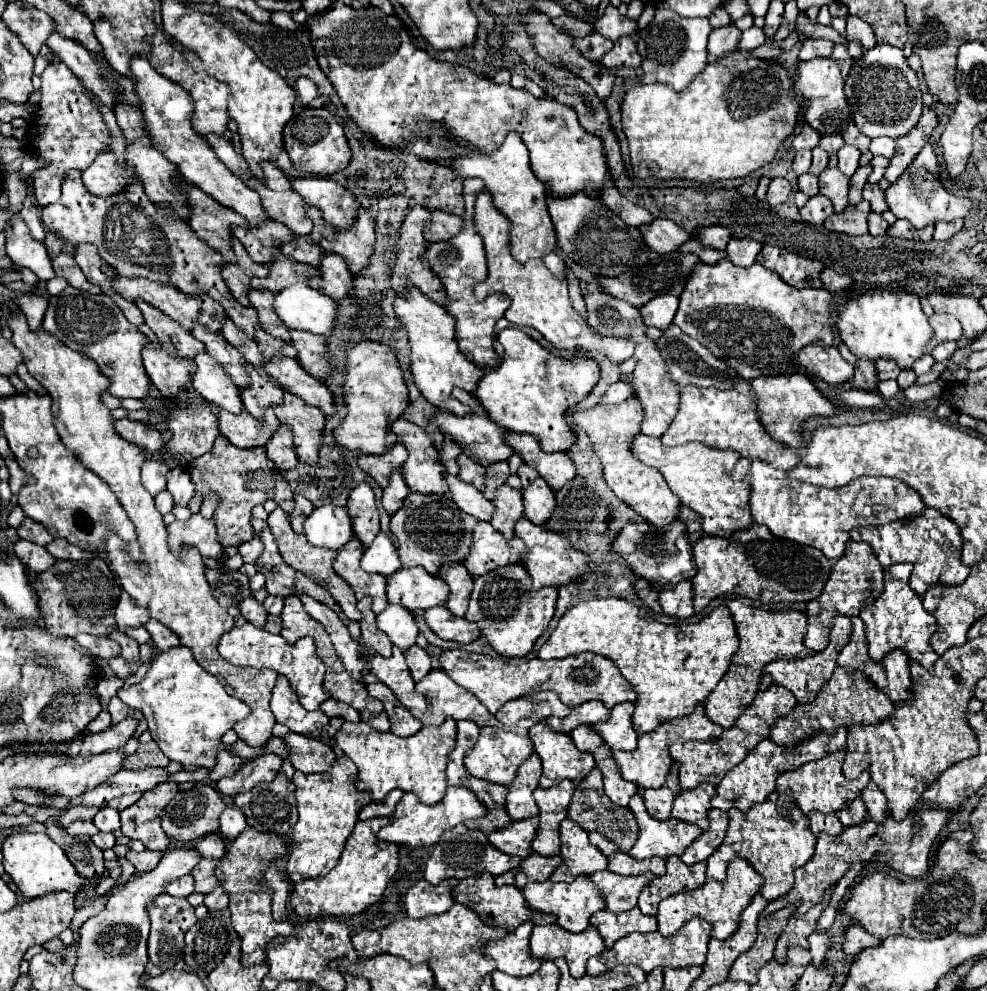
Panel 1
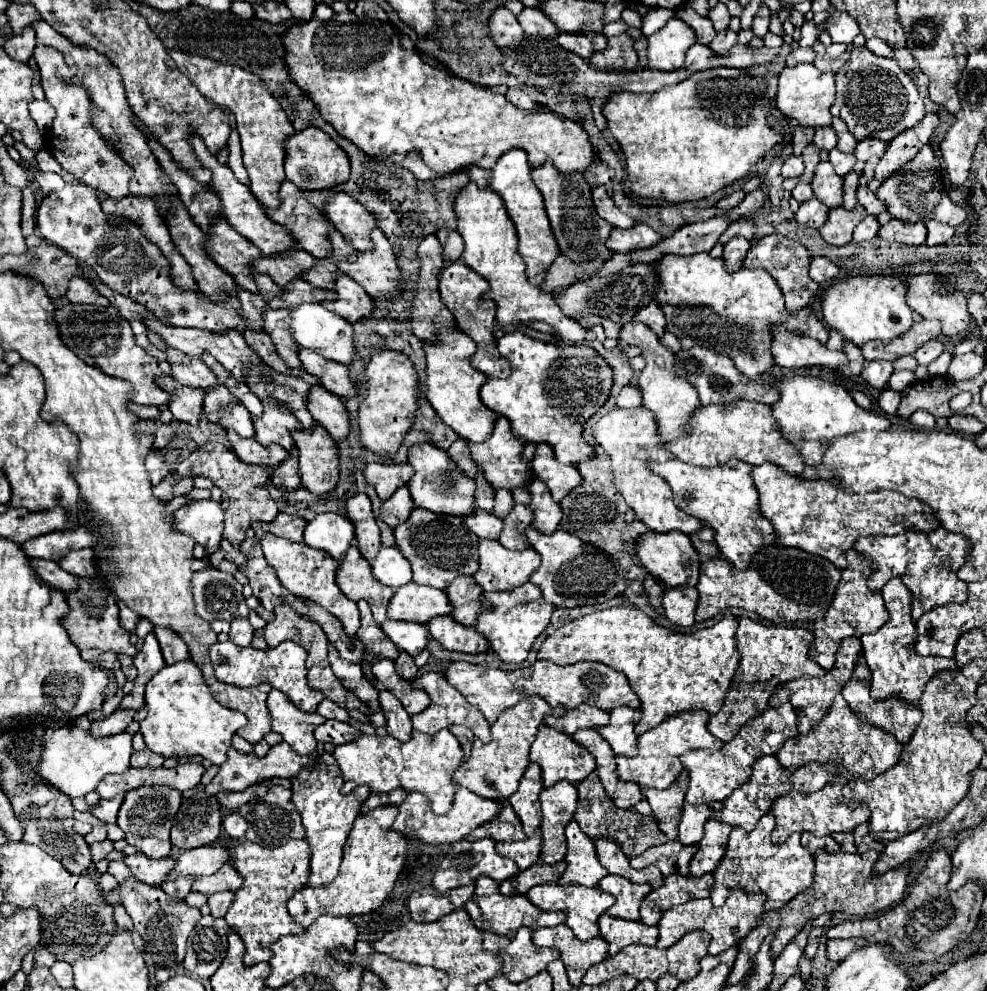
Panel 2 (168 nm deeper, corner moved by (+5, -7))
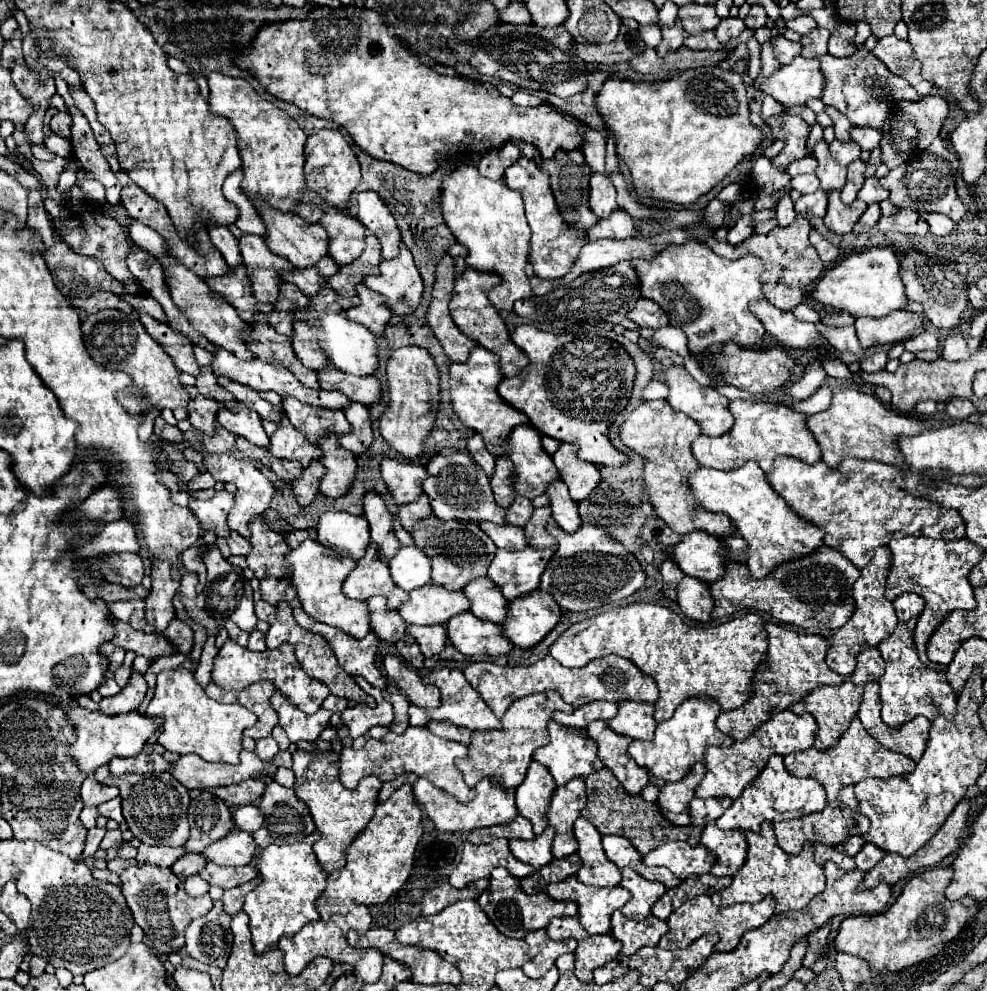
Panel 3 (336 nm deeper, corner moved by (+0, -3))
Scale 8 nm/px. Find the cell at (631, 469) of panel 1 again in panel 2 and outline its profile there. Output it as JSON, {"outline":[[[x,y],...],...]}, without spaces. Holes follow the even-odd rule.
{"outline":[[[646,407],[614,409],[596,423],[592,435],[596,437],[600,447],[612,459],[616,489],[624,495],[626,503],[634,509],[636,517],[644,525],[648,525],[656,533],[668,533],[672,529],[678,529],[682,533],[692,535],[694,531],[702,529],[702,521],[698,521],[692,515],[686,515],[682,509],[678,509],[674,505],[670,485],[662,477],[658,477],[650,471],[652,461],[662,463],[662,461],[668,461],[674,457],[670,451],[664,449],[662,439],[658,439],[656,419],[654,419],[654,413],[650,409],[646,409]]]}

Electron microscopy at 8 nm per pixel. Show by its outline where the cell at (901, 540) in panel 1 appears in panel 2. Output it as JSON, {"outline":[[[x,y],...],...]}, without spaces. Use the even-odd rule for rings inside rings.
{"outline":[[[944,527],[932,531],[932,533],[918,533],[918,531],[906,531],[904,535],[894,537],[860,537],[854,545],[854,549],[862,555],[872,557],[872,561],[878,565],[878,571],[874,571],[868,579],[868,587],[872,591],[882,591],[882,587],[892,577],[900,577],[908,591],[912,593],[912,619],[914,623],[930,609],[938,605],[948,603],[964,603],[966,583],[962,583],[956,573],[966,563],[966,555],[970,551],[970,541],[964,535],[950,533]]]}

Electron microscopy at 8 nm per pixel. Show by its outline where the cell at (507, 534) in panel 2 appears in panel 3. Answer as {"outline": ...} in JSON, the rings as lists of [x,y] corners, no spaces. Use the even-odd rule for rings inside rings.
{"outline":[[[539,507],[533,511],[531,519],[527,521],[527,525],[523,527],[525,531],[525,537],[527,537],[527,543],[535,549],[545,549],[545,547],[551,547],[555,545],[555,539],[551,539],[551,535],[545,531],[545,525],[551,517],[551,509],[549,507]]]}

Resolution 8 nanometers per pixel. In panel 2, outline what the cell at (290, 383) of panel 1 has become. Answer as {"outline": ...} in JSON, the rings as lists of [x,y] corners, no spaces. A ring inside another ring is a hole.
{"outline":[[[312,387],[308,411],[312,413],[314,421],[318,425],[322,425],[334,441],[342,441],[348,437],[350,417],[348,417],[348,409],[340,397],[328,393],[324,387]]]}

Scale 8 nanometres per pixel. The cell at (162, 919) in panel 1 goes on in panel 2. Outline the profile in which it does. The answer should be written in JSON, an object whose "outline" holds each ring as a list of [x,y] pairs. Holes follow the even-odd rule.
{"outline":[[[128,877],[126,881],[120,883],[120,901],[126,913],[132,917],[134,929],[144,939],[144,949],[154,961],[154,965],[172,969],[174,965],[182,963],[186,953],[186,941],[202,917],[200,911],[186,905],[186,901],[170,899],[160,887],[146,885],[134,877]]]}

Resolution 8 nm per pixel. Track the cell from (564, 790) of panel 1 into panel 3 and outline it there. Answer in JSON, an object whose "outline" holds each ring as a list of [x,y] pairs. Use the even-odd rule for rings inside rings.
{"outline":[[[581,777],[571,779],[571,783],[561,785],[553,791],[547,819],[549,825],[555,829],[555,841],[553,841],[555,859],[563,859],[577,851],[577,841],[573,837],[573,823],[581,815],[585,803],[587,803],[587,793],[585,793],[585,781]]]}

